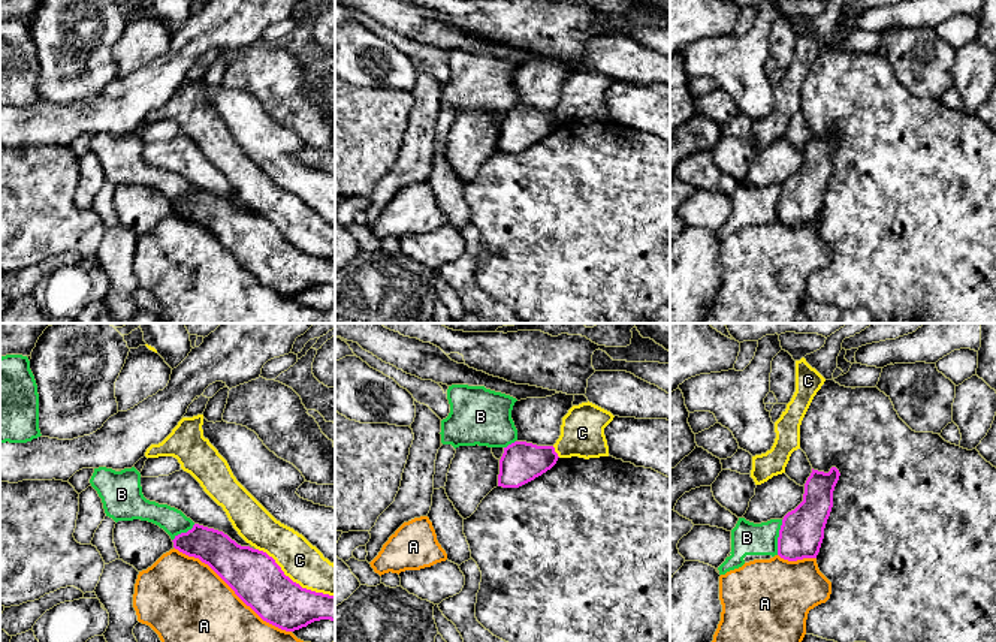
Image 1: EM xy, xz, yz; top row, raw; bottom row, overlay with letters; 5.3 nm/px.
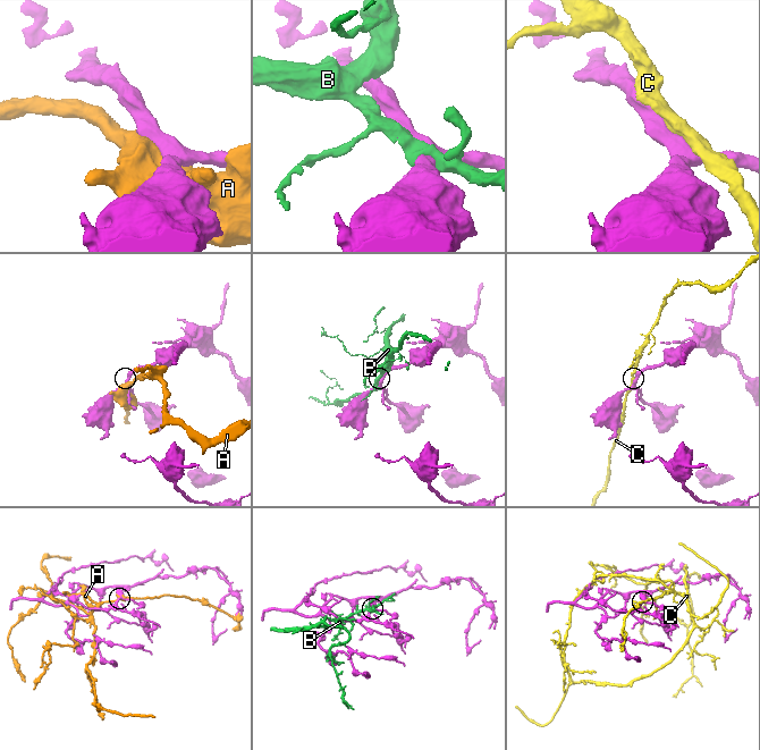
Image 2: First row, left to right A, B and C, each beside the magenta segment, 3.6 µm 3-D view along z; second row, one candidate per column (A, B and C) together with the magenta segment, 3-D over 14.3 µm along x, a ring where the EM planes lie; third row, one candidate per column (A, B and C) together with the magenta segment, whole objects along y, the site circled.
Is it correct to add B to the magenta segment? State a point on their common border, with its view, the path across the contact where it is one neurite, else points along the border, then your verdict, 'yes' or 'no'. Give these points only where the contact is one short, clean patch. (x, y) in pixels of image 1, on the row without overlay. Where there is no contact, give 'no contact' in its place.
yz (778, 202) | yes

